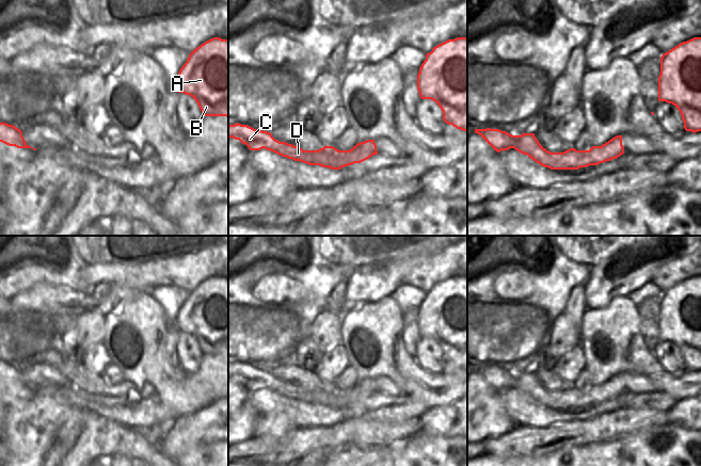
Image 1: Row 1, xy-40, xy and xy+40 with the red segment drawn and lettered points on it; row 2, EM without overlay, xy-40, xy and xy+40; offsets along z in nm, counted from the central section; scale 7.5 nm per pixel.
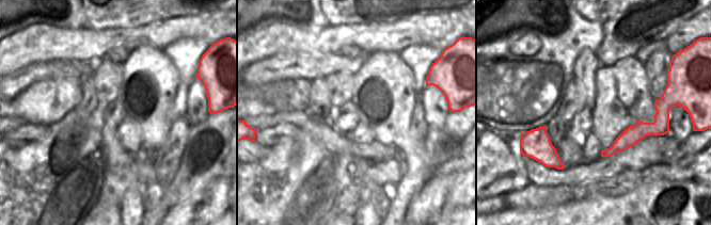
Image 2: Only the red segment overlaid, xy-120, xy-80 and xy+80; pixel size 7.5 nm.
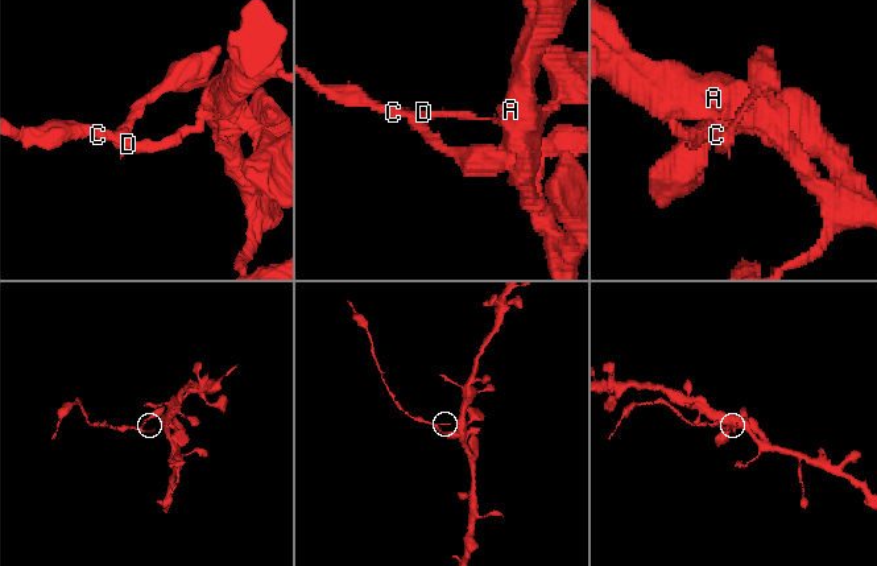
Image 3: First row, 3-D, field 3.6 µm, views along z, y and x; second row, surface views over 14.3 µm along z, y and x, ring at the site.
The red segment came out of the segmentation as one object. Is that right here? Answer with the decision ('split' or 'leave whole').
split

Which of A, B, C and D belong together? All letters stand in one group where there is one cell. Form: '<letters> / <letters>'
A B / C D

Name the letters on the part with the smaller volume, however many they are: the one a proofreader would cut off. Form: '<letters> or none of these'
C, D

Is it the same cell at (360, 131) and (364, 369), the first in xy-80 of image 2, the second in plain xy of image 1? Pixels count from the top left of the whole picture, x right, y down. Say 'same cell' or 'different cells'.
different cells

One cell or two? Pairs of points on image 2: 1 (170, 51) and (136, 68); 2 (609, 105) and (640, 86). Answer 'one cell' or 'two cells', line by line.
1: two cells
2: one cell

